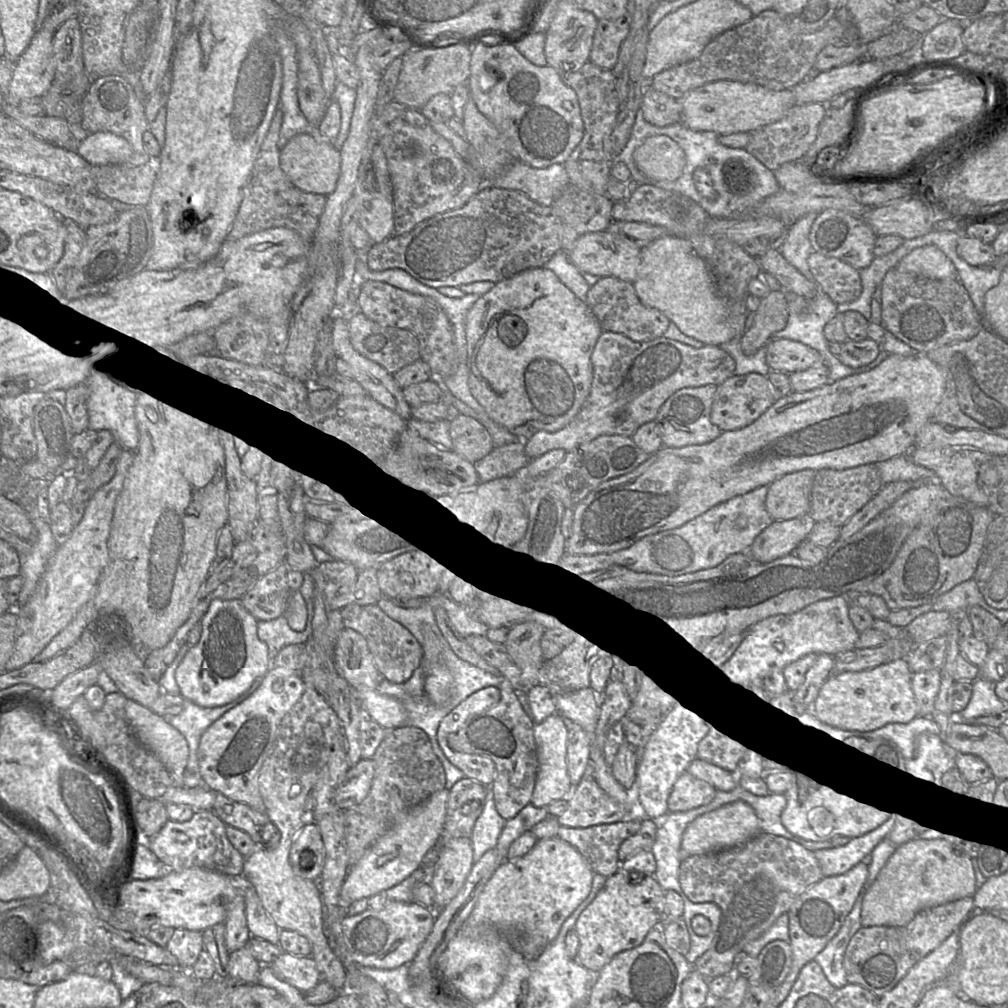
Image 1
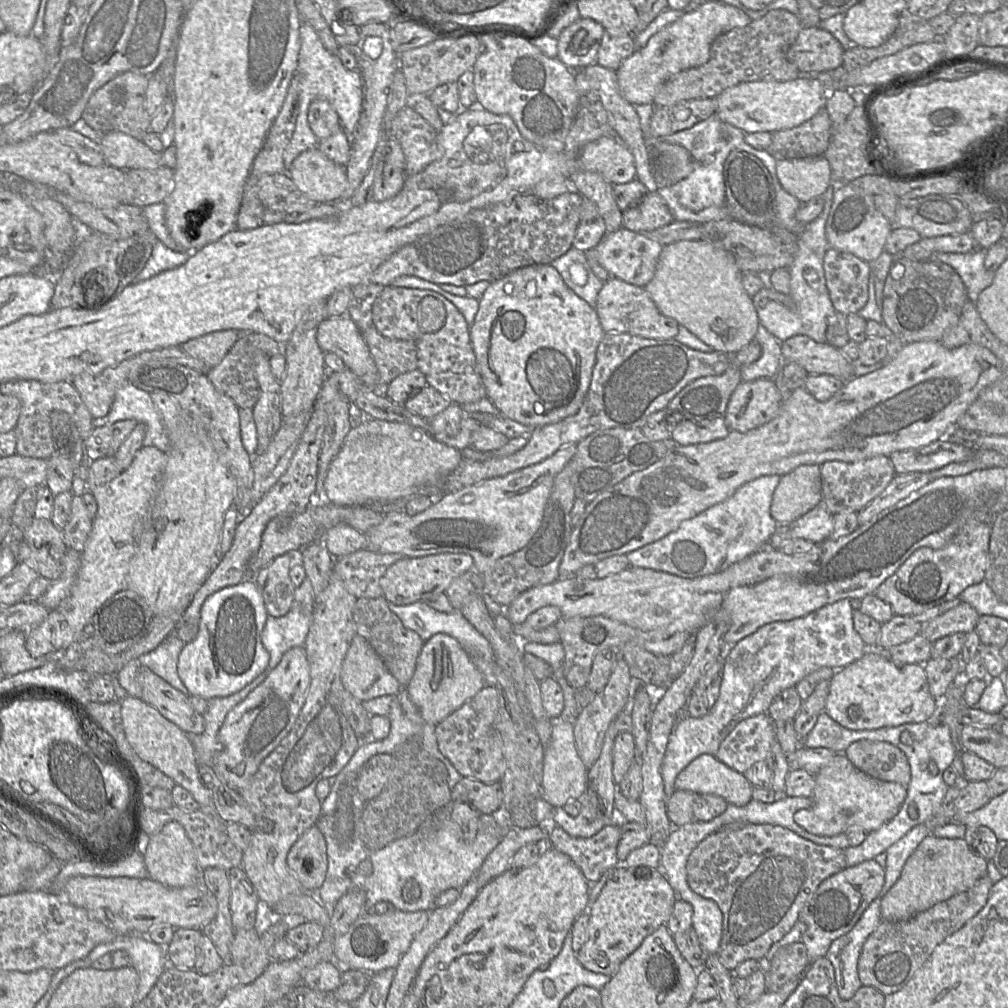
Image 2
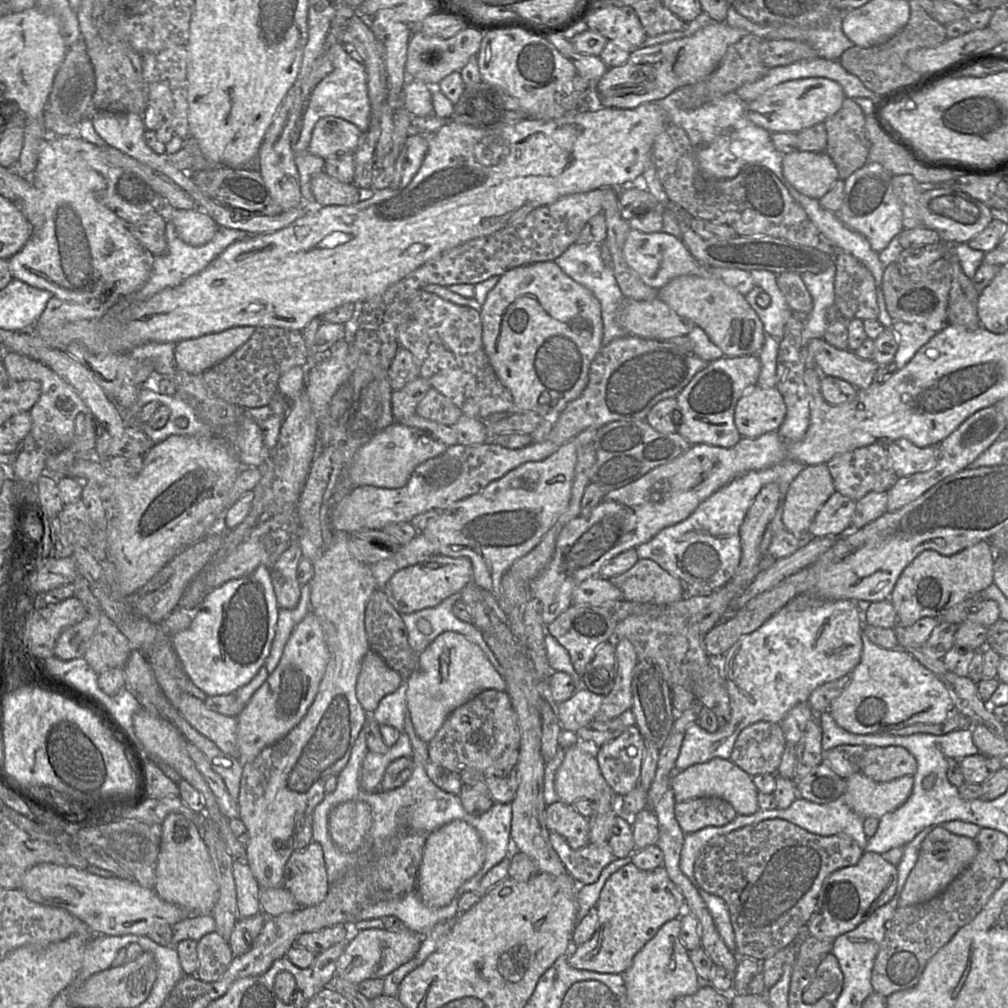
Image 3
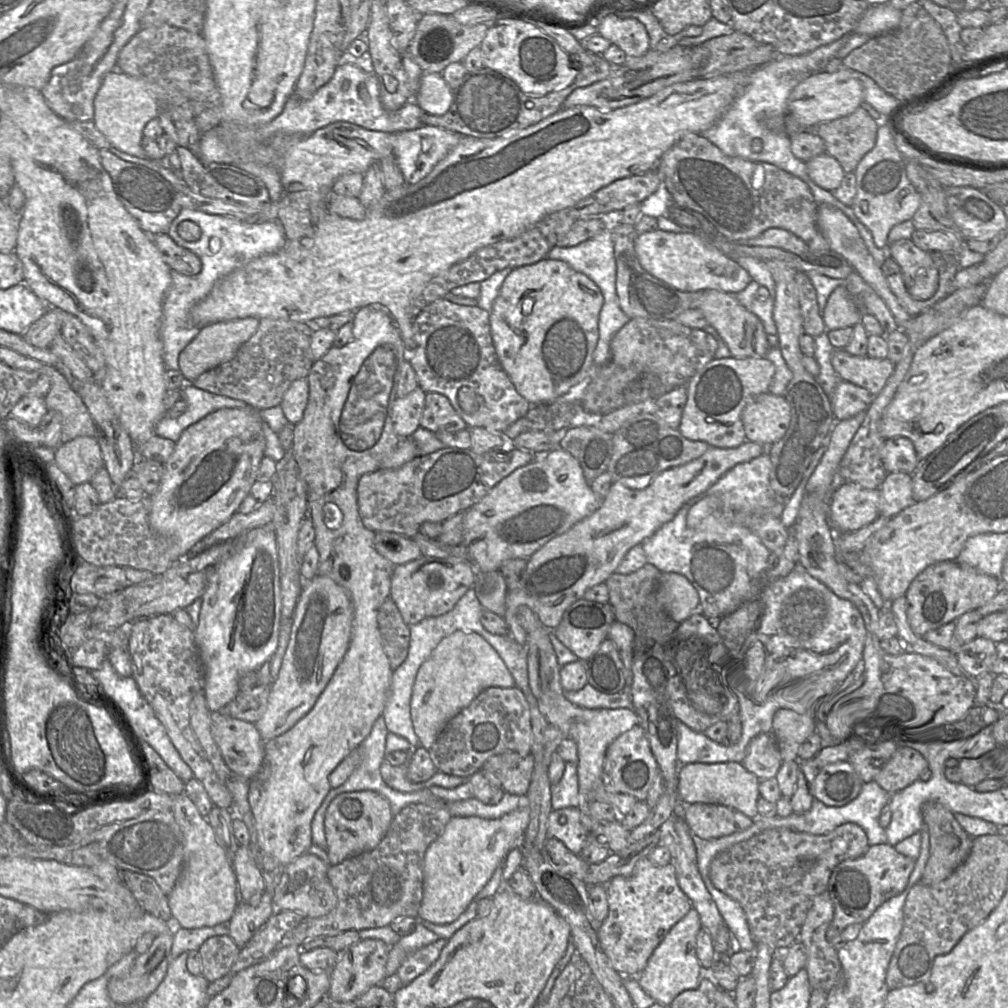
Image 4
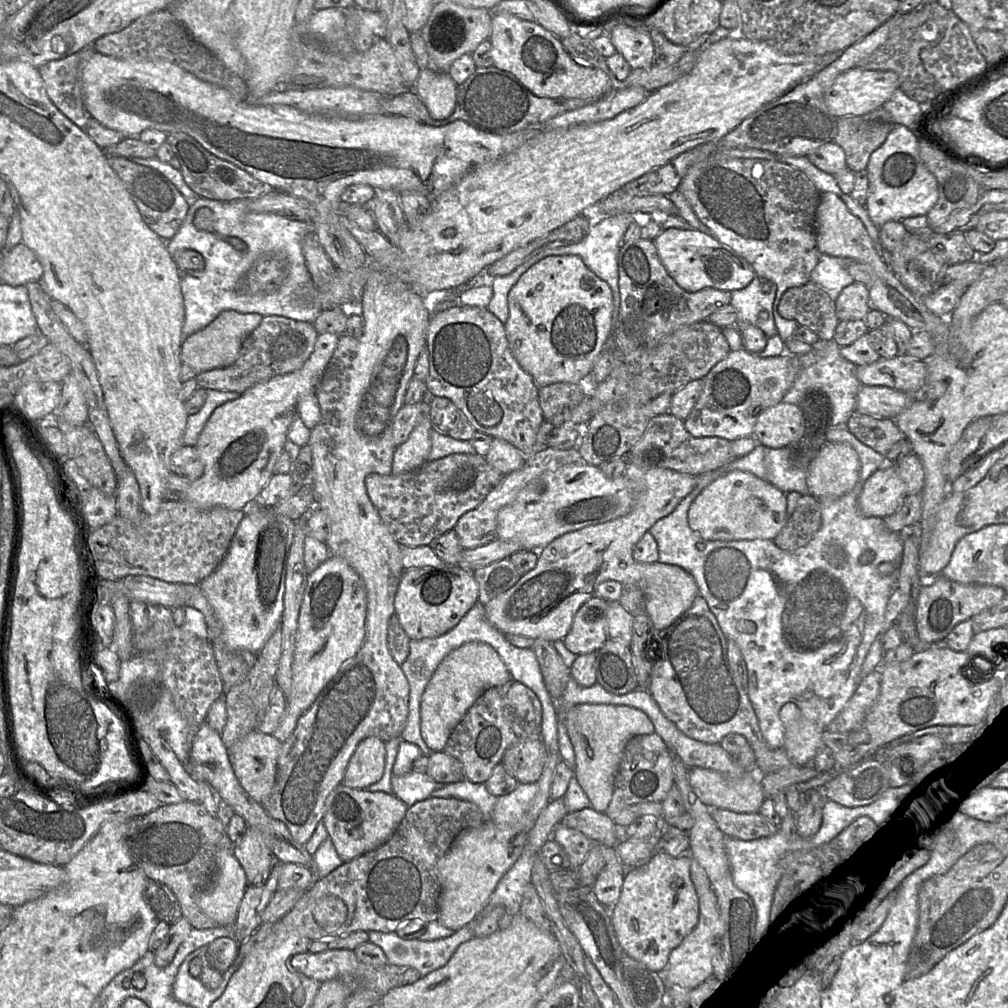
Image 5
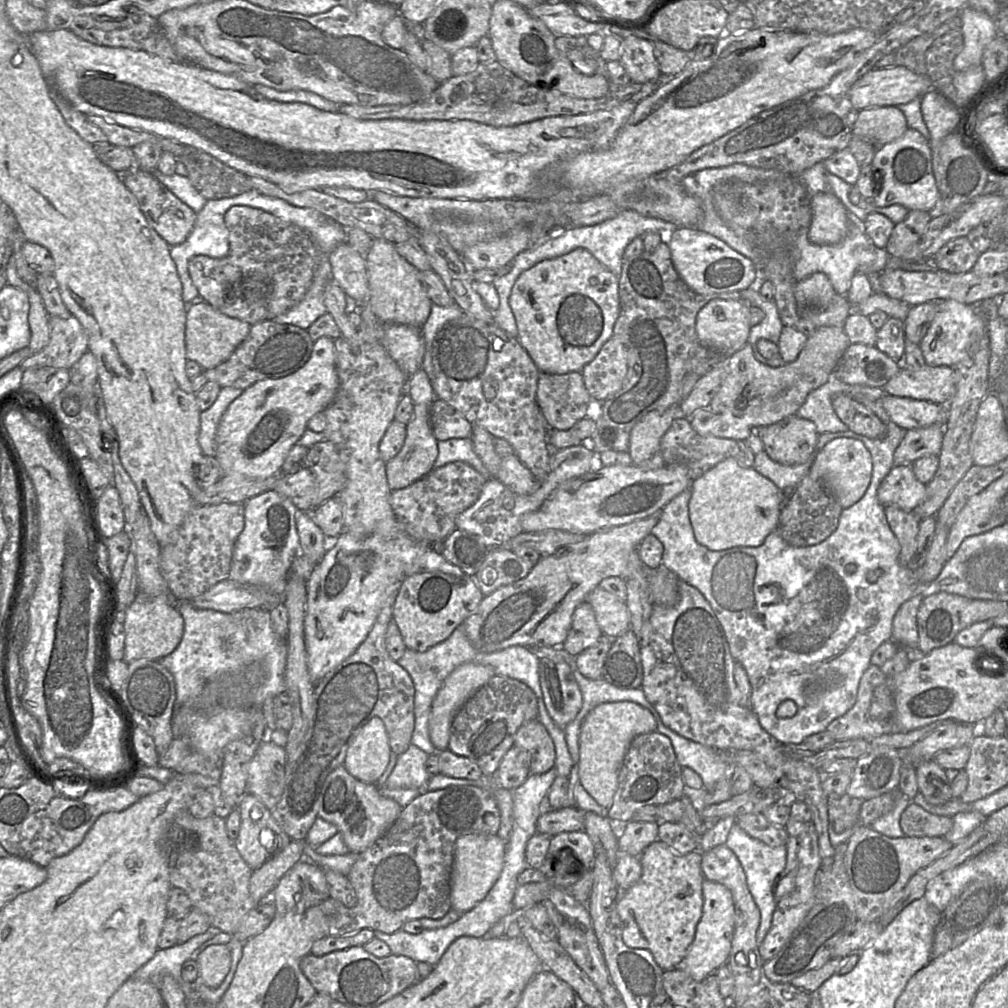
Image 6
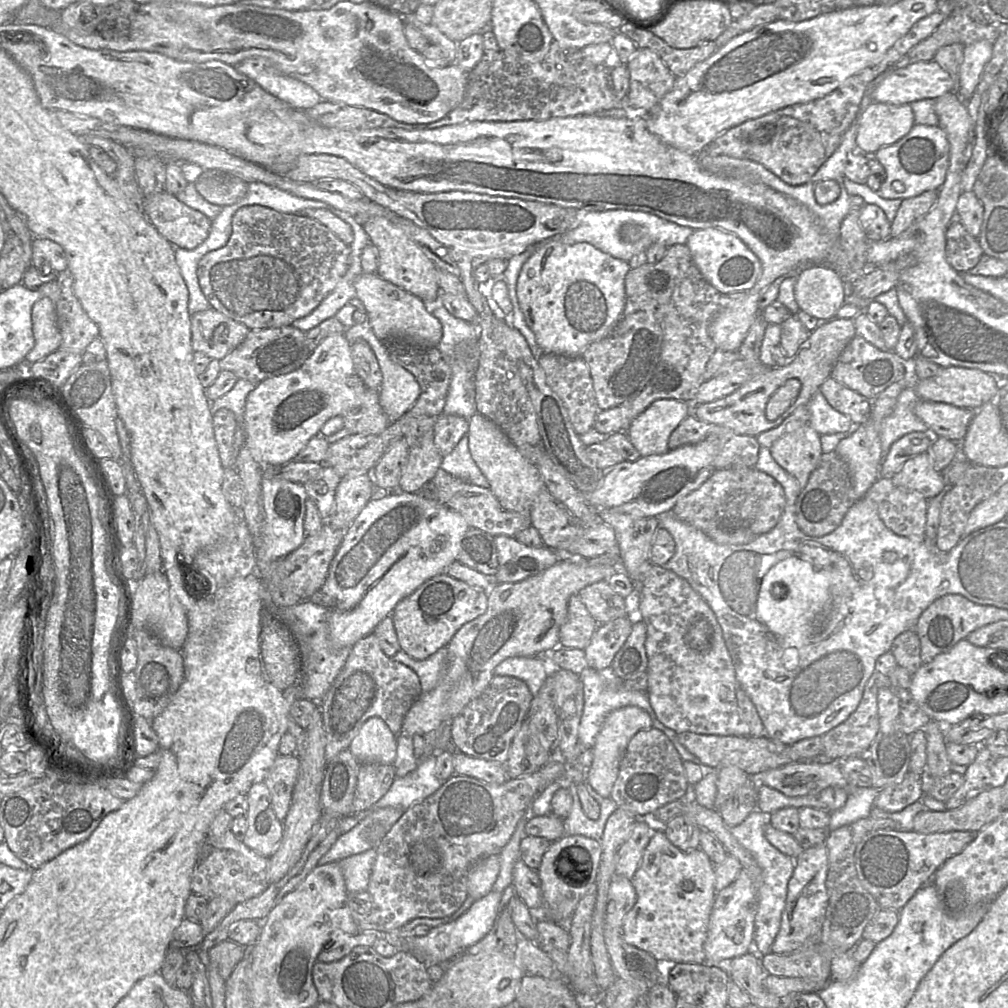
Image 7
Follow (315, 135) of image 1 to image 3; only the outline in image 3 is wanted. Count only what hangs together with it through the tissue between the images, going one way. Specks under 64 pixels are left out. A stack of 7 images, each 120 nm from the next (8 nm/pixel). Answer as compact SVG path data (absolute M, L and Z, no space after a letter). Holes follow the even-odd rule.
M325 171L311 180L311 190L315 202L320 206L349 206L360 202L359 190L354 183L342 183Z

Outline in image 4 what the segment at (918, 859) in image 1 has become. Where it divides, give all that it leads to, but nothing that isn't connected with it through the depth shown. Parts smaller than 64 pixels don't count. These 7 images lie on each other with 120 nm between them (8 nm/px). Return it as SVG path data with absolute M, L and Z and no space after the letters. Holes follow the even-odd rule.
M927 801L921 811L929 833L929 858L920 881L925 885L935 885L947 879L967 859L973 838L960 826L955 814L941 803Z

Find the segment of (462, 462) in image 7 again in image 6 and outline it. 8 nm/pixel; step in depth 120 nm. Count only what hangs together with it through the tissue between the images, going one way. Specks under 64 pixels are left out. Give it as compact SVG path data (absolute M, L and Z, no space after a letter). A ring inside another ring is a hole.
M451 438L445 441L437 440L438 455L434 467L442 467L454 461L463 461L471 465L487 480L491 477L488 470L473 450L473 443L469 438Z

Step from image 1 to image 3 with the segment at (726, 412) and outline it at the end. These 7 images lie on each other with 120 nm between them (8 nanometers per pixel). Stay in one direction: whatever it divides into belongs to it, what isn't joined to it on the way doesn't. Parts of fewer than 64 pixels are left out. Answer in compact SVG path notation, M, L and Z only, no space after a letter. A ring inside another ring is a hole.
M758 385L749 389L737 402L734 422L742 437L759 437L777 431L786 416L786 405L777 388L762 388Z

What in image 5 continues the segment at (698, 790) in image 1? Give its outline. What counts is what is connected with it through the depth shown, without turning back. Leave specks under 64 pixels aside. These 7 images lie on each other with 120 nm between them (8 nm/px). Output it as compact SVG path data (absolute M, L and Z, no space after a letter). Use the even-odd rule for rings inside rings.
M711 808L711 815L726 837L753 840L773 835L779 827L759 812L739 813L722 808Z

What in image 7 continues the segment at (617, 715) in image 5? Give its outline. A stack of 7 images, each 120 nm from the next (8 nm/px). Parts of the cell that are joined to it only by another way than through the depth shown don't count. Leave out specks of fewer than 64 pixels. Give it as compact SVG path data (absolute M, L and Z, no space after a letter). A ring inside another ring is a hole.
M636 706L619 708L607 716L592 748L593 761L586 774L586 782L598 794L603 797L610 797L613 785L618 777L620 764L630 740L637 732L652 727L653 721L649 713Z

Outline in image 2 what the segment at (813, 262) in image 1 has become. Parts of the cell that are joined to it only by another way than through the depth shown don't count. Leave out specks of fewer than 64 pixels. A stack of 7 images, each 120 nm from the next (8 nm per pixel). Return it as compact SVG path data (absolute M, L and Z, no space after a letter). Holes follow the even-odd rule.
M829 247L823 258L823 269L830 300L837 312L856 314L865 306L869 297L869 263Z

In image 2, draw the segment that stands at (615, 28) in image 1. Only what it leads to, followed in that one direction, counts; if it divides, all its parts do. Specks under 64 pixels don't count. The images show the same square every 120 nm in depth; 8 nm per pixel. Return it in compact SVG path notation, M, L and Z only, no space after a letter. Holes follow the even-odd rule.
M605 29L598 50L597 63L616 71L636 50L633 34L624 29Z

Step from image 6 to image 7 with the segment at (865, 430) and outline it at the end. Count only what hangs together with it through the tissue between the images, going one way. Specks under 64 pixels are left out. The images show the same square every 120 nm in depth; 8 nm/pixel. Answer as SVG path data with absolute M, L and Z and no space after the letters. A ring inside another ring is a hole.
M831 376L823 382L819 391L835 410L848 416L854 424L867 421L871 411L871 402L859 393Z

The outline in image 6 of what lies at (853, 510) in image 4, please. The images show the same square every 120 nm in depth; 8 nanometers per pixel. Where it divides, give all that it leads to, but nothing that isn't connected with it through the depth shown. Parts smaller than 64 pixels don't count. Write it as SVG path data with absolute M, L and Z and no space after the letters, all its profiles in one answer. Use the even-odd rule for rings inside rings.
M911 464L894 465L880 484L877 497L883 506L893 505L904 511L913 511L924 499L926 485L920 482Z

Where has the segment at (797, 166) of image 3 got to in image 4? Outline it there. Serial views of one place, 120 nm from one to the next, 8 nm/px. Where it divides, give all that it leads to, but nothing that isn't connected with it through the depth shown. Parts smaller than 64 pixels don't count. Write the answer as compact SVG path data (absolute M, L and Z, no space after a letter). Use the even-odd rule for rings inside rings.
M827 153L815 156L805 164L810 179L831 192L840 186L846 174L838 160Z

